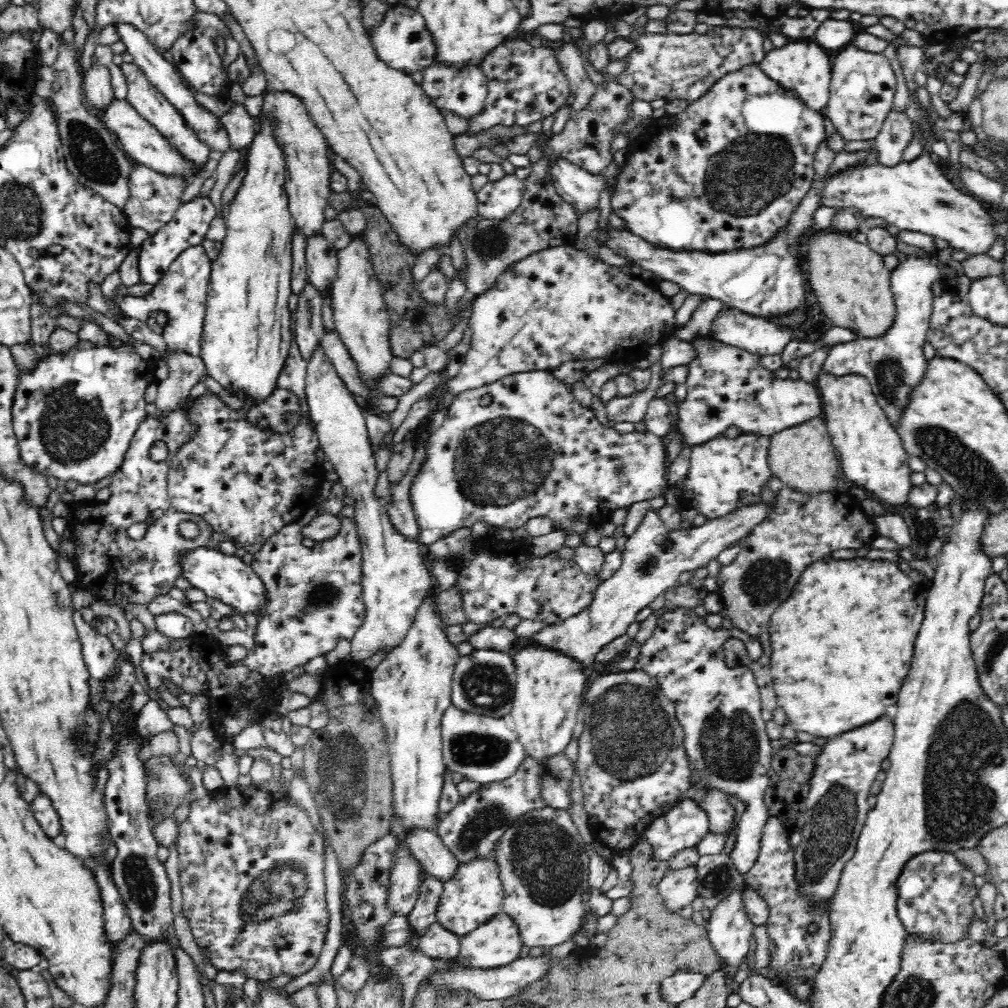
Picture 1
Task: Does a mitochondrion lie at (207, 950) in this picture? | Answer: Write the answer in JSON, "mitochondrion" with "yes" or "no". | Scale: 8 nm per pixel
{"mitochondrion":"no"}

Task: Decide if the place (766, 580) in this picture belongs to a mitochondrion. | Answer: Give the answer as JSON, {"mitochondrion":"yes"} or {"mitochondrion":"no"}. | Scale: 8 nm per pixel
{"mitochondrion":"yes"}

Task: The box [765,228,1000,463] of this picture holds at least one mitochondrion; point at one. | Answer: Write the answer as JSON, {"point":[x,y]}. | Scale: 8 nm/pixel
{"point":[889,372]}

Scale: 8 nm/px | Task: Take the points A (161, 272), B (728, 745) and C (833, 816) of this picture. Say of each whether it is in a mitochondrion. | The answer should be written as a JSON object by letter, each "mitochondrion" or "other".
{"A":"other","B":"mitochondrion","C":"mitochondrion"}

